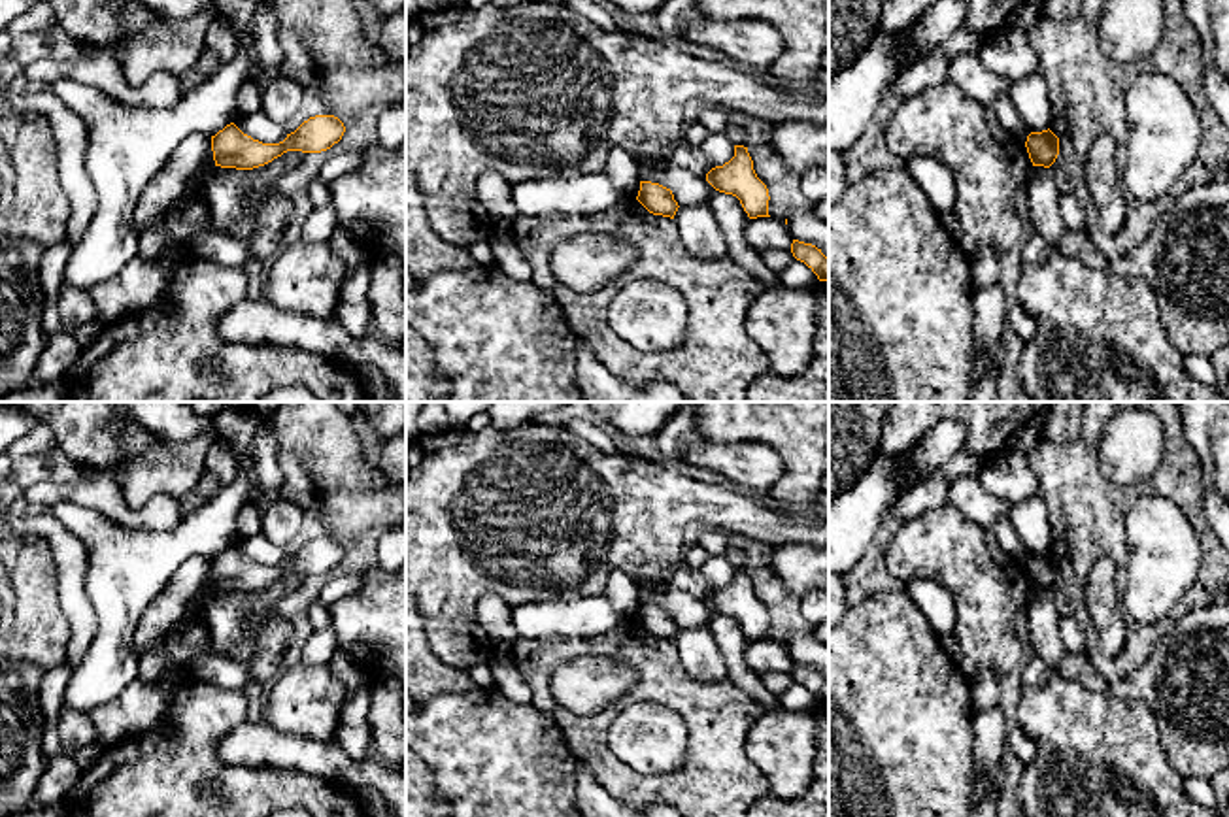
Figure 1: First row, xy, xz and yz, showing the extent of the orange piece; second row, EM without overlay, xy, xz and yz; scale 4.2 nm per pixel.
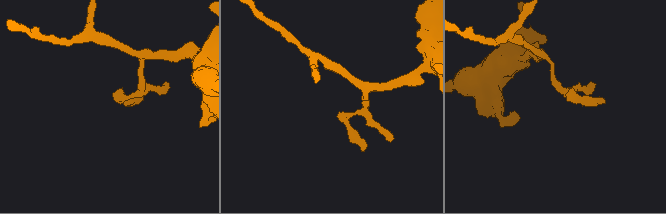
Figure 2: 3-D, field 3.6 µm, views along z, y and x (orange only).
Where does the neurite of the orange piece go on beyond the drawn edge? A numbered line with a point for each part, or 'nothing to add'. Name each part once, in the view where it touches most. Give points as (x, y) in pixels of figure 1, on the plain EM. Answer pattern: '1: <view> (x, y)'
nothing to add

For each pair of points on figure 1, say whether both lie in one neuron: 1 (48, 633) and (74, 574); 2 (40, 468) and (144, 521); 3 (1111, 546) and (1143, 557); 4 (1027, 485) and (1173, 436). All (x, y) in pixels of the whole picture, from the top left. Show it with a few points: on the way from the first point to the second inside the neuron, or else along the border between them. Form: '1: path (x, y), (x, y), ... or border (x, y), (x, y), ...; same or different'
1: border (57, 595), (57, 604), (68, 623), (67, 650); different
2: border (89, 476), (78, 482), (42, 482), (25, 487); different
3: border (1127, 506), (1127, 570), (1126, 589), (1120, 595); different
4: border (1024, 455), (1039, 491); different

